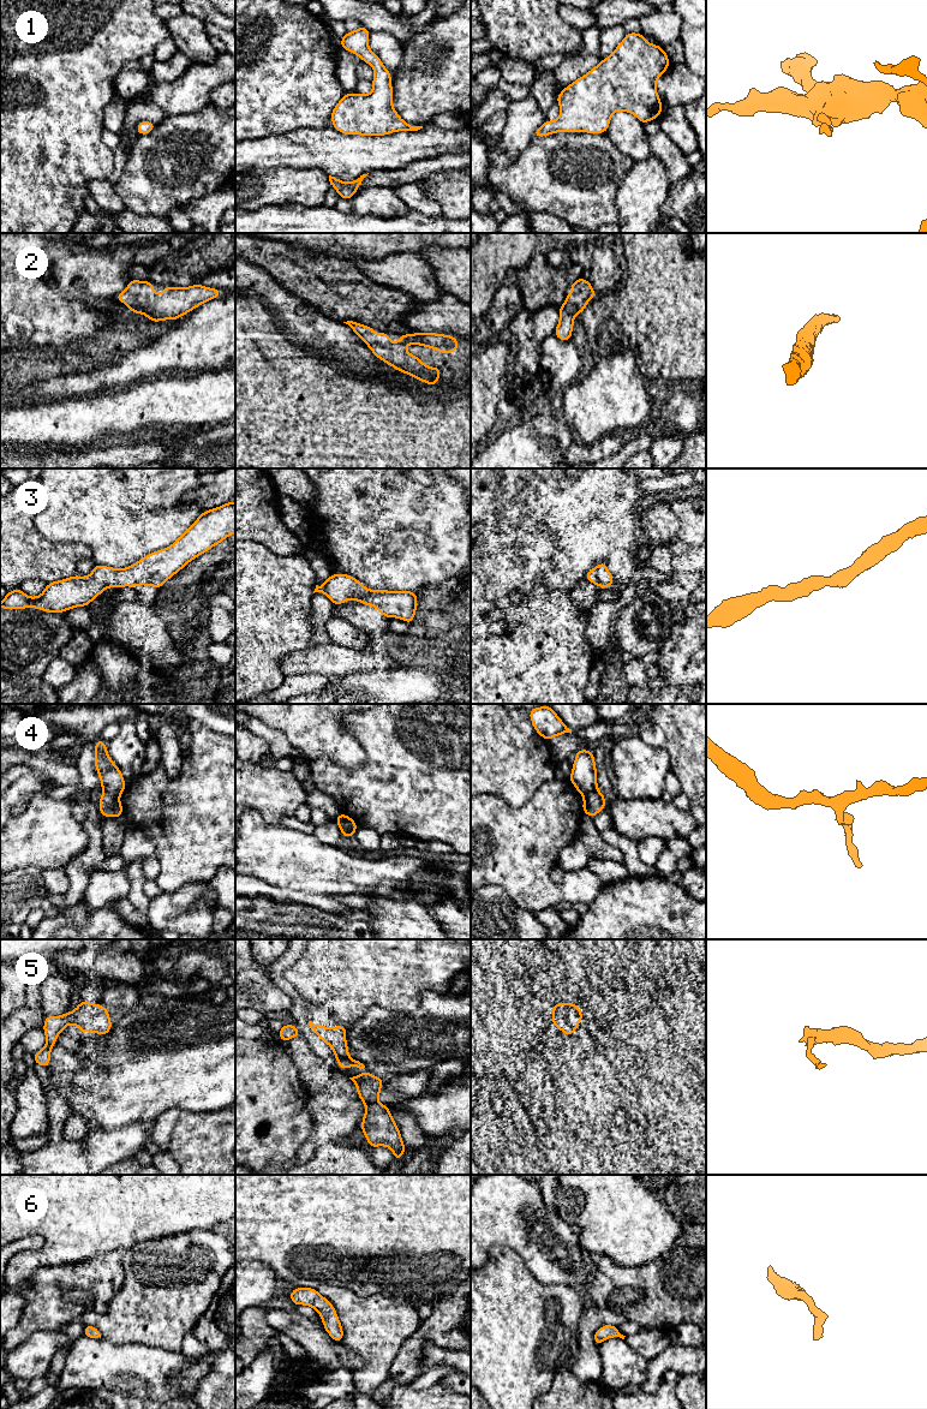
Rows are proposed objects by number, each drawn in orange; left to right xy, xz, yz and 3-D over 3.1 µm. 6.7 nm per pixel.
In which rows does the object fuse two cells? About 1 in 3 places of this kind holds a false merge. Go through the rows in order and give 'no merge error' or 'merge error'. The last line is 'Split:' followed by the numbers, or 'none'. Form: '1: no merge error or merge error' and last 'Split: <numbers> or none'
1: no merge error
2: no merge error
3: no merge error
4: merge error
5: no merge error
6: no merge error
Split: 4

